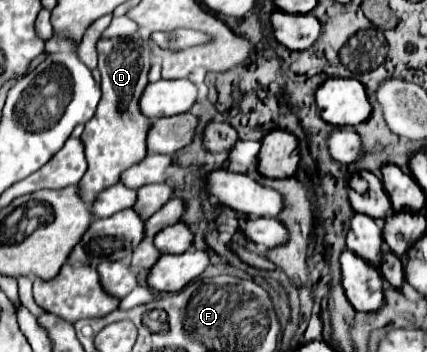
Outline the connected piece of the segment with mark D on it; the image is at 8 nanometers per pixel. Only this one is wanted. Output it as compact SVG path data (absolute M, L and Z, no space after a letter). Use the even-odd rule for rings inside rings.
M113 38L113 40L99 40L97 42L99 52L99 72L101 72L101 90L103 98L97 106L97 114L93 120L85 124L85 130L81 134L81 142L85 146L85 158L89 162L89 168L85 176L79 180L79 194L81 200L87 204L93 204L95 196L117 184L121 170L127 170L135 162L141 162L141 158L147 156L145 150L145 130L149 130L149 118L145 118L137 110L137 98L141 96L141 90L147 86L147 72L151 64L151 50L147 42L141 38Z

